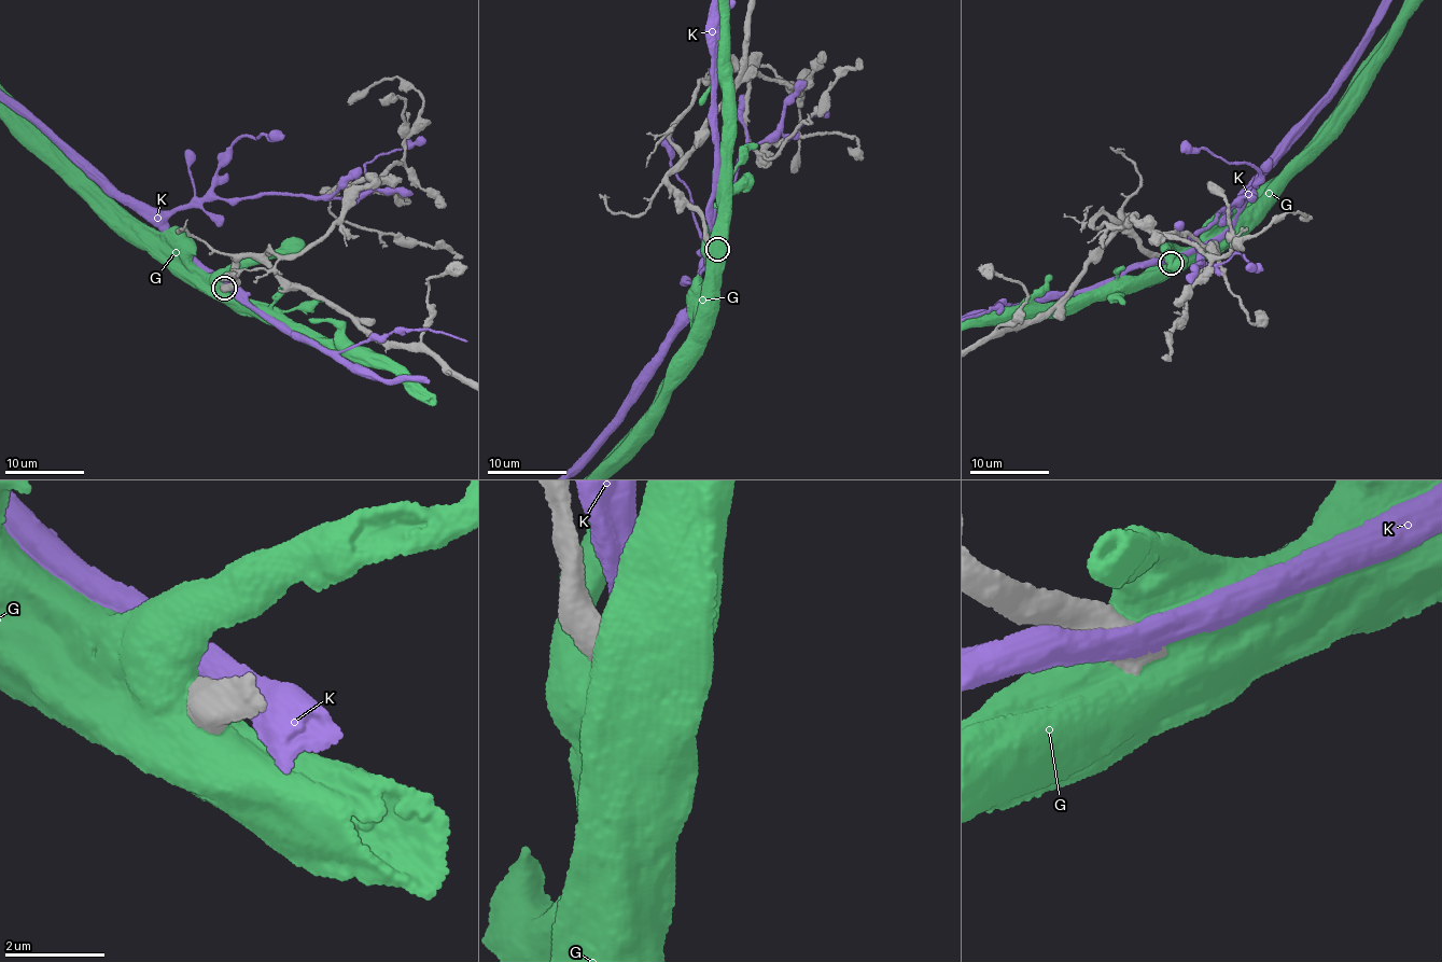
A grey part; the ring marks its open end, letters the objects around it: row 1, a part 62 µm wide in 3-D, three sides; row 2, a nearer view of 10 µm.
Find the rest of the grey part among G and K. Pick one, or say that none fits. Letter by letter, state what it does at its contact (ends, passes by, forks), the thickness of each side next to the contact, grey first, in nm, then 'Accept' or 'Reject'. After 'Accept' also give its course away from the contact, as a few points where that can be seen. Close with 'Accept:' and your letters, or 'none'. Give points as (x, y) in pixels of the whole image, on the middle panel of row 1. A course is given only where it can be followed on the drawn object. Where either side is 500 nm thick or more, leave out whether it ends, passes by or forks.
G: Thickness 750 nm (grey) against 950 nm. Reject
K: Thickness 650 nm (grey) against 500 nm. Reject
Accept: none

